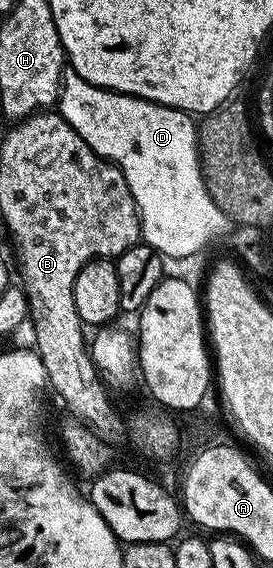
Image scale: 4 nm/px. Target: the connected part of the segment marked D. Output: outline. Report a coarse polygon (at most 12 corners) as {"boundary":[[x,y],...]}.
{"boundary":[[64,72],[57,111],[117,165],[142,240],[201,252],[229,225],[192,114]]}

